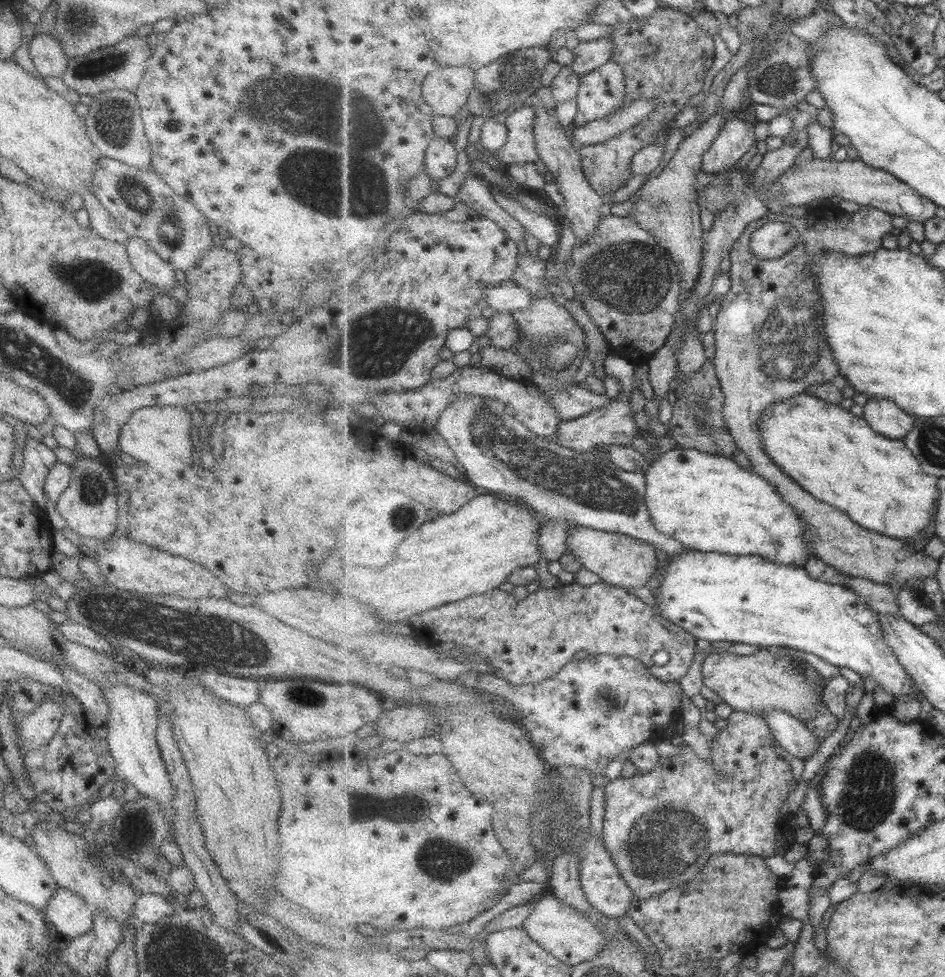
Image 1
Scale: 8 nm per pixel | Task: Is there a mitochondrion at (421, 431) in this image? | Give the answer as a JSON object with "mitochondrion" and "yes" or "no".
{"mitochondrion":"no"}

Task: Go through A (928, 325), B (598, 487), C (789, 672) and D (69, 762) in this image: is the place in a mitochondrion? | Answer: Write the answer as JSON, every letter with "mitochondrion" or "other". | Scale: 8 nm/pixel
{"A":"other","B":"mitochondrion","C":"mitochondrion","D":"other"}

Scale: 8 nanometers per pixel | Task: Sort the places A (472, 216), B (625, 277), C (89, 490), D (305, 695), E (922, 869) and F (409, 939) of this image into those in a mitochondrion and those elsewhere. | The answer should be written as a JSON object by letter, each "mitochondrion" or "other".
{"A":"other","B":"mitochondrion","C":"mitochondrion","D":"mitochondrion","E":"other","F":"other"}

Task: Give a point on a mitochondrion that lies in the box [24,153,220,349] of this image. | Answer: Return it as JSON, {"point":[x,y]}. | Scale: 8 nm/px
{"point":[92,282]}

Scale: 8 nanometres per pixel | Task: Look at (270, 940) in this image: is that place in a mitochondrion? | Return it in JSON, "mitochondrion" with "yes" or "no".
{"mitochondrion":"no"}

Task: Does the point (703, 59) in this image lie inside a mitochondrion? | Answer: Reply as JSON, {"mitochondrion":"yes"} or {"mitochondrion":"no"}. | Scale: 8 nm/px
{"mitochondrion":"no"}

